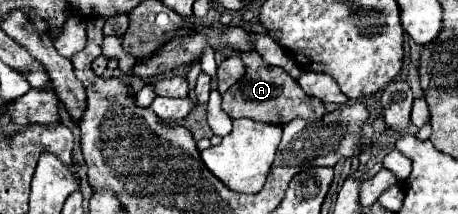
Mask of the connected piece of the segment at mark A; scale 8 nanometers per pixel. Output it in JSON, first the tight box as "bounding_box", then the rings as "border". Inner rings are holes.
{"bounding_box":[222,52,326,126],"border":[[[242,52],[240,56],[246,64],[246,76],[222,96],[222,108],[230,118],[250,118],[256,122],[284,126],[294,118],[320,118],[326,114],[324,104],[318,98],[304,94],[300,84],[286,70],[268,66],[258,52]]]}

